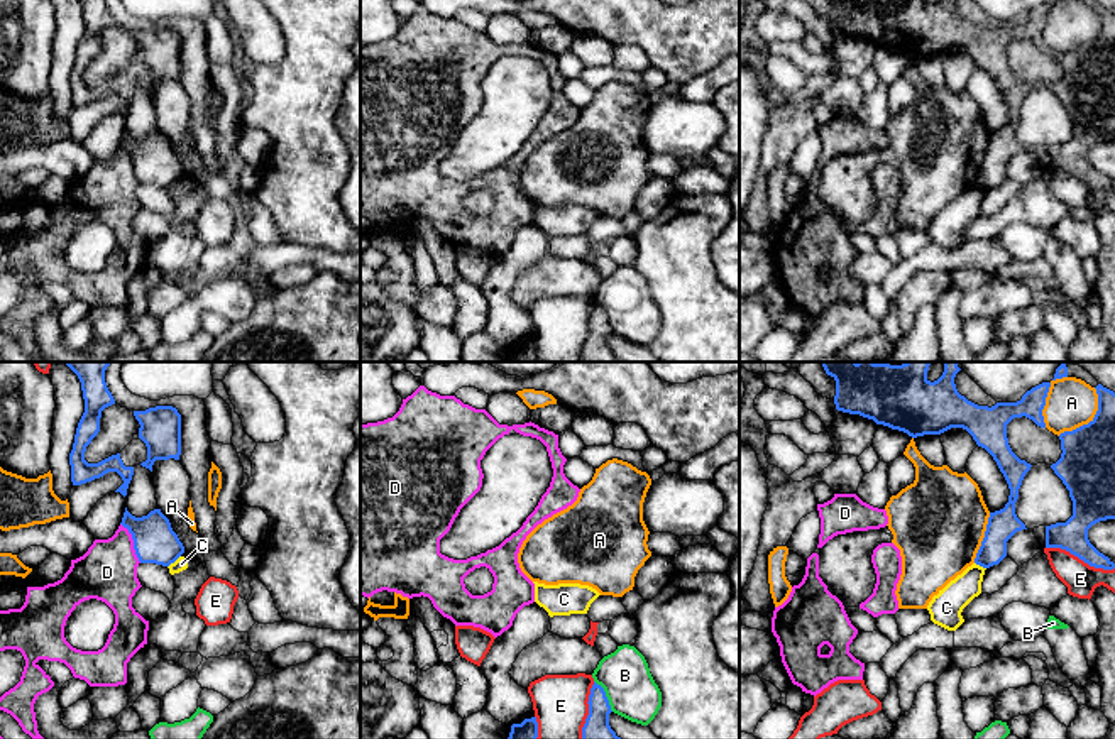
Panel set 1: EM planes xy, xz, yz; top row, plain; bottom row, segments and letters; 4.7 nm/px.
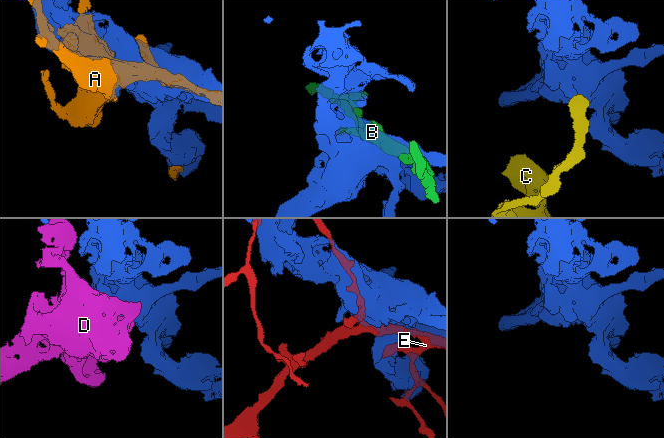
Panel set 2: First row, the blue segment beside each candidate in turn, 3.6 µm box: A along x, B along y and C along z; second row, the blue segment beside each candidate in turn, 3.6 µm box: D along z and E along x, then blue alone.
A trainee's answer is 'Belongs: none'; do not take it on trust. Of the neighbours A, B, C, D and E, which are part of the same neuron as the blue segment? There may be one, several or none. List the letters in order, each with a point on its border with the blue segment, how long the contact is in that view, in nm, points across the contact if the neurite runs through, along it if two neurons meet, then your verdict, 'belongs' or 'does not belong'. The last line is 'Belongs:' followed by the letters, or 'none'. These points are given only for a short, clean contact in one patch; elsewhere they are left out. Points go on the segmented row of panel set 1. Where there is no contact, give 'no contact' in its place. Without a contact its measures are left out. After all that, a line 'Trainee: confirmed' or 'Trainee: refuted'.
A: yz (1090, 421) | 300 nm | does not belong
B: xz (604, 695) | 180 nm | does not belong
C: xy (173, 562) | 90 nm | along xy (180, 555), (168, 567) | does not belong
D: xy (134, 543) | 220 nm | along xy (120, 523), (131, 535), (134, 553), (141, 562) | does not belong
E: yz (1080, 558) | 340 nm | does not belong
Belongs: none
Trainee: confirmed

